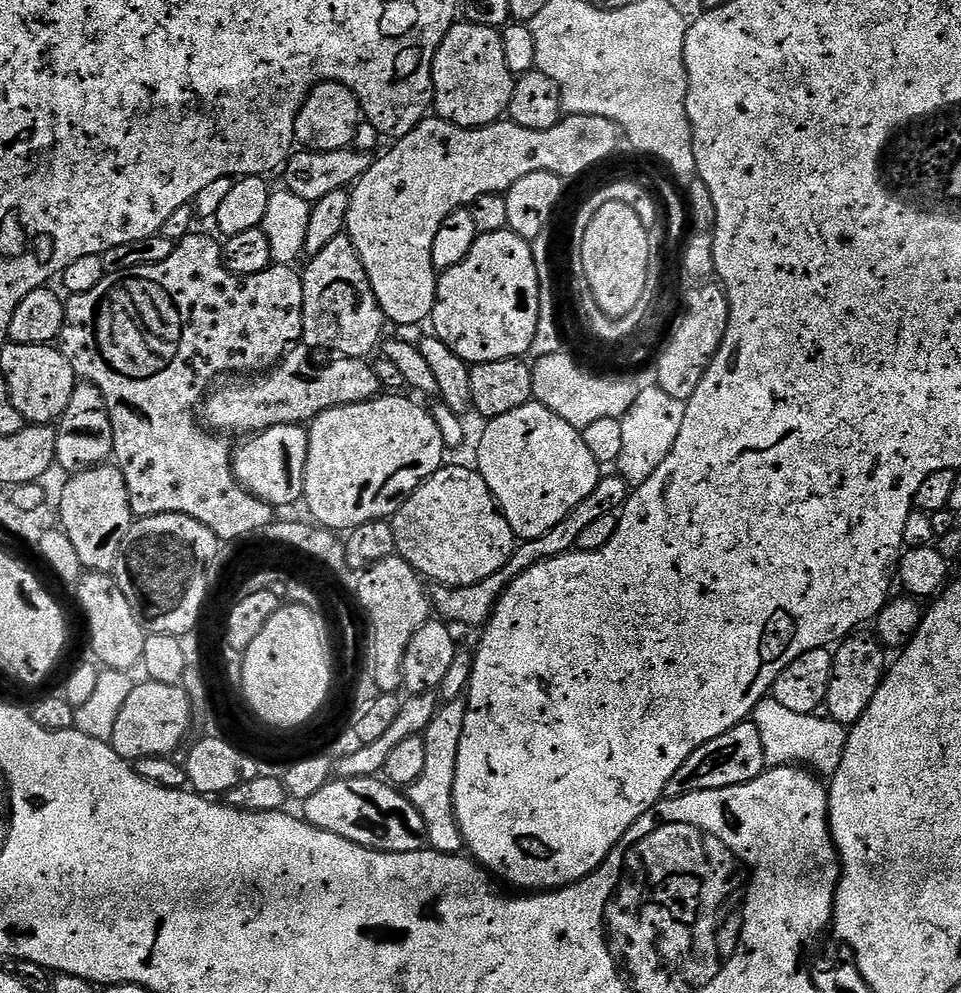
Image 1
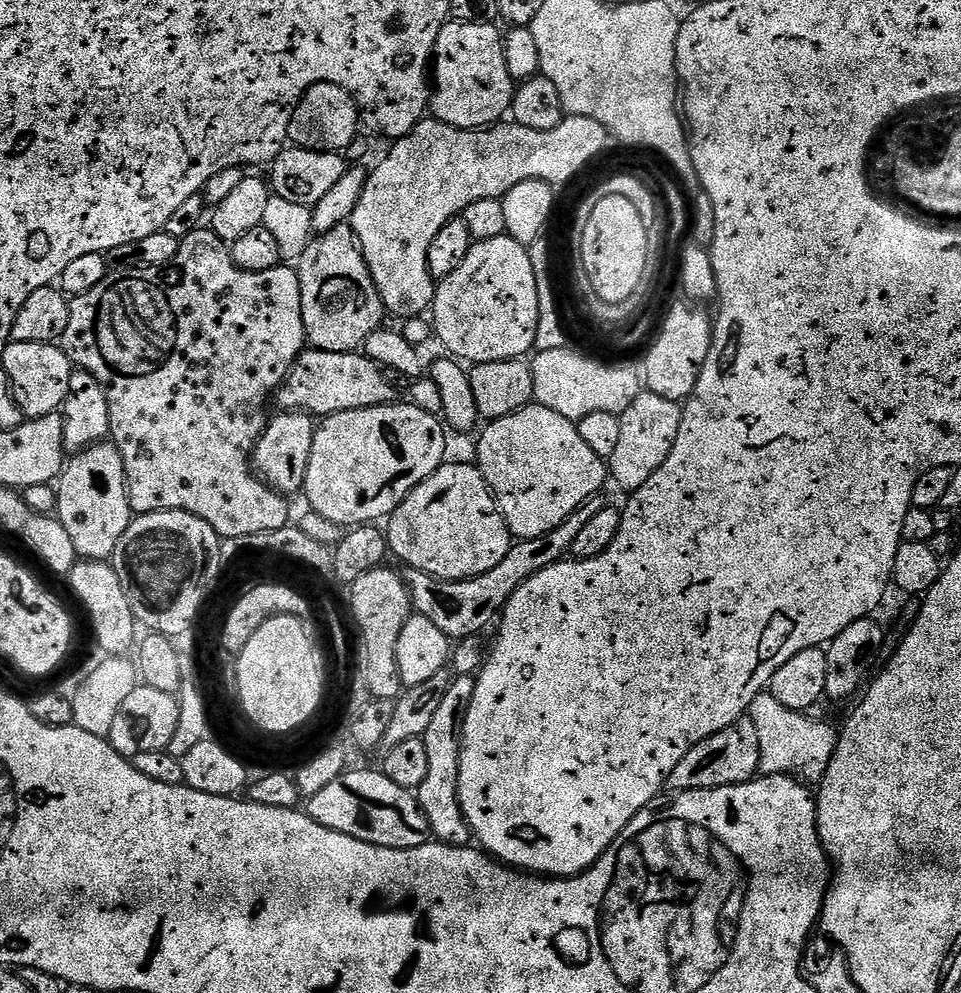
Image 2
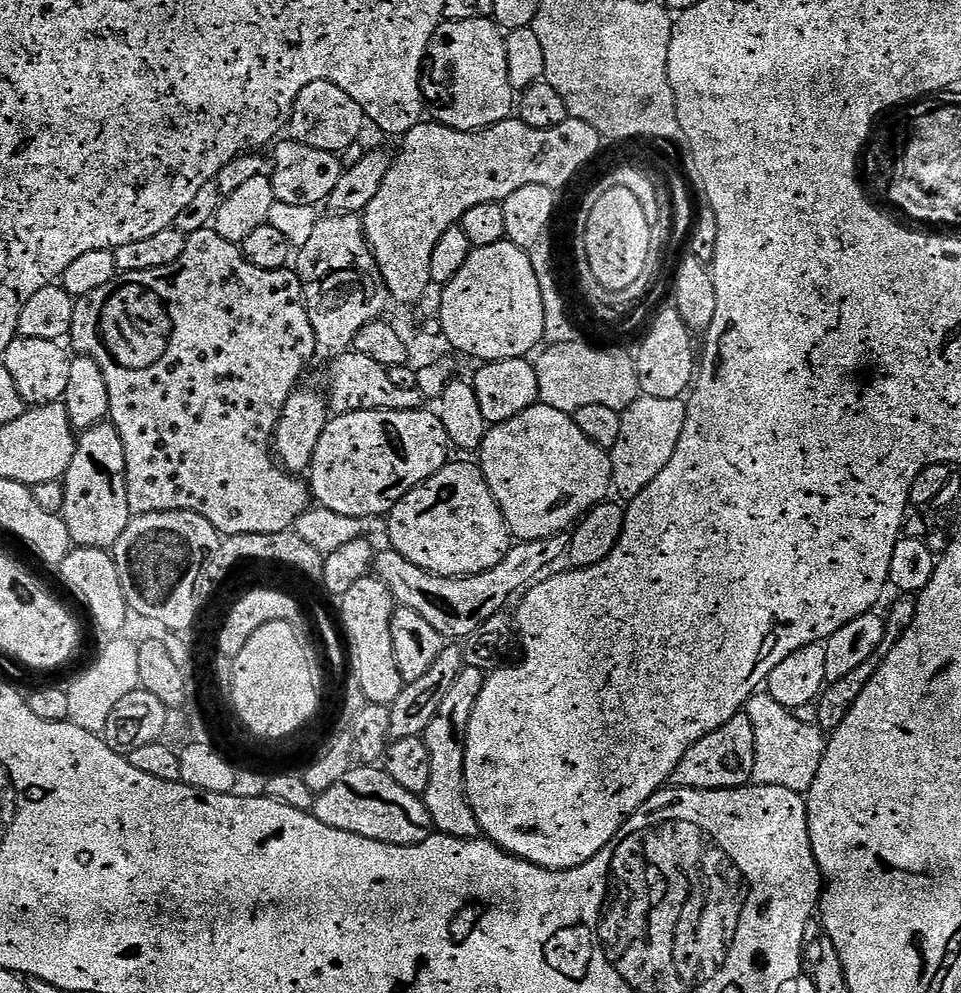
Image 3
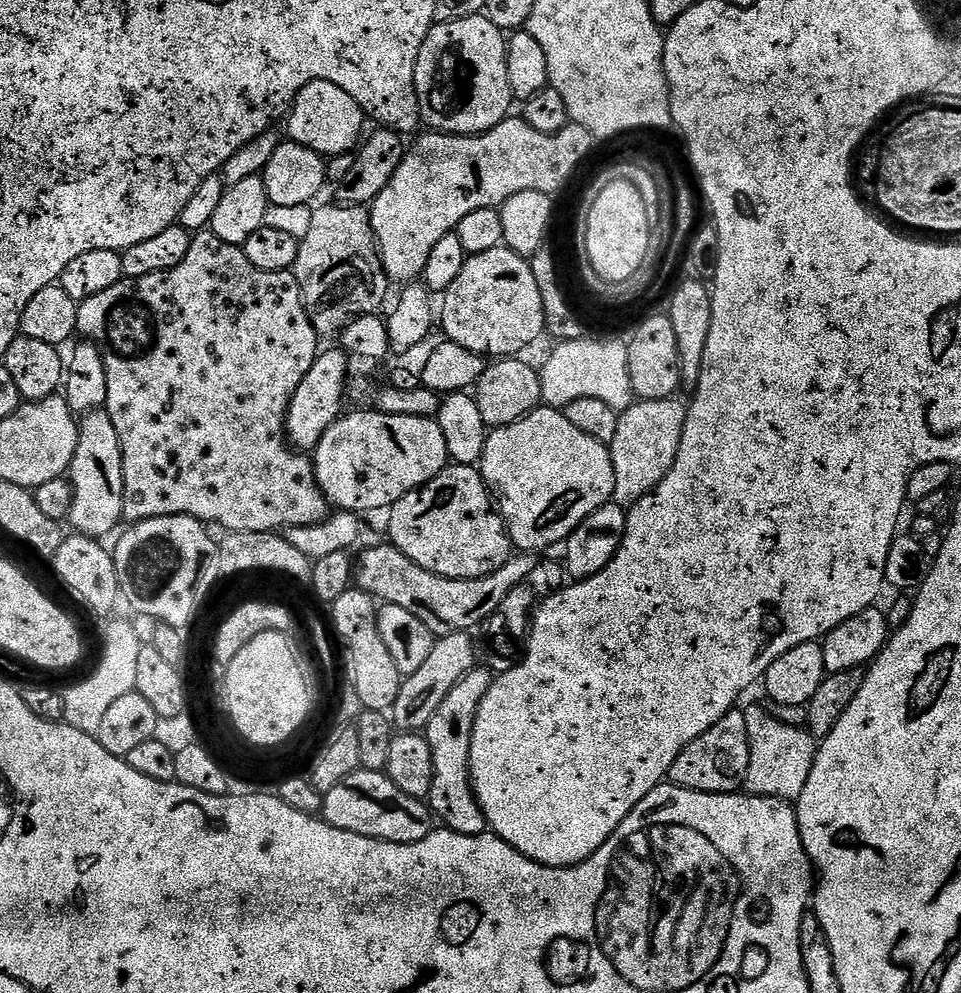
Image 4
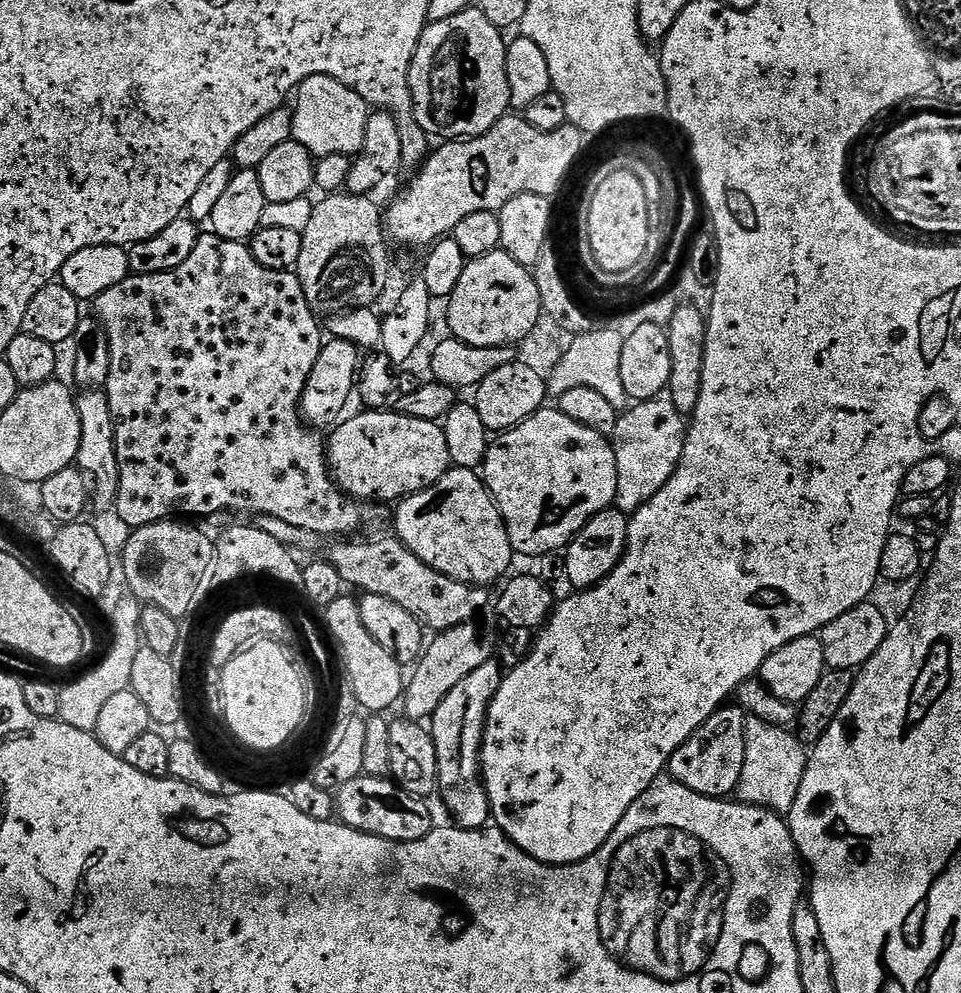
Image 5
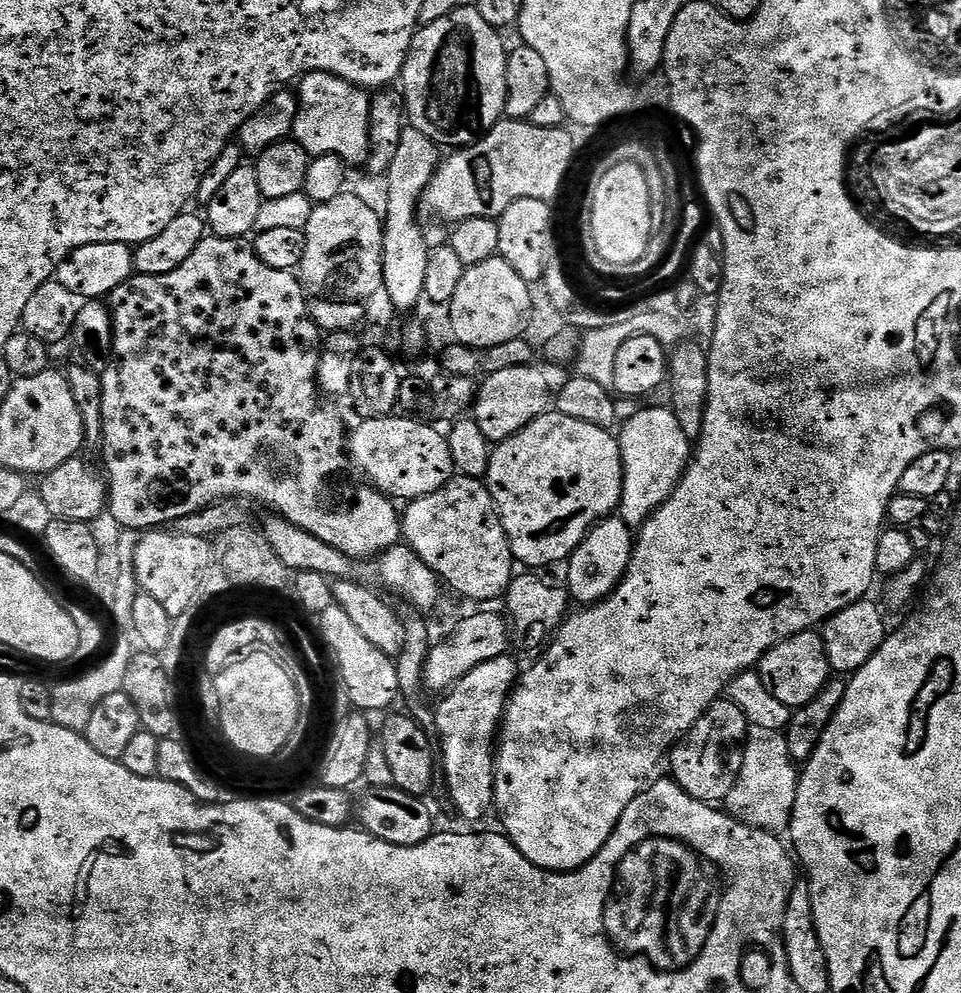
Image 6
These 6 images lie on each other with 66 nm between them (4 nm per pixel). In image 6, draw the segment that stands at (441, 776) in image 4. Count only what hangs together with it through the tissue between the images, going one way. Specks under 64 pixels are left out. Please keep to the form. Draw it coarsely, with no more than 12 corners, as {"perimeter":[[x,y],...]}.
{"perimeter":[[505,654],[434,708],[438,764],[464,820],[496,802],[494,749],[518,679]]}

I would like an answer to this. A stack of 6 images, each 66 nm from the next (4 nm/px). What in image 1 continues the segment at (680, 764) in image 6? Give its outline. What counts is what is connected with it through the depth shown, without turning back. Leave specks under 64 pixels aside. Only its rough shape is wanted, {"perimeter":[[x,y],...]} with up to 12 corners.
{"perimeter":[[758,726],[706,742],[667,795],[742,786],[765,771]]}

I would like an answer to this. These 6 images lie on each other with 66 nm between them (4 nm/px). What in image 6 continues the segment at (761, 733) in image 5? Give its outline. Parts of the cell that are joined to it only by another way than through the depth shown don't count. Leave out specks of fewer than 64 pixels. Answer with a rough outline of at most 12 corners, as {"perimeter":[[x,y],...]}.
{"perimeter":[[750,726],[724,806],[752,828],[791,827],[799,771],[785,733]]}

